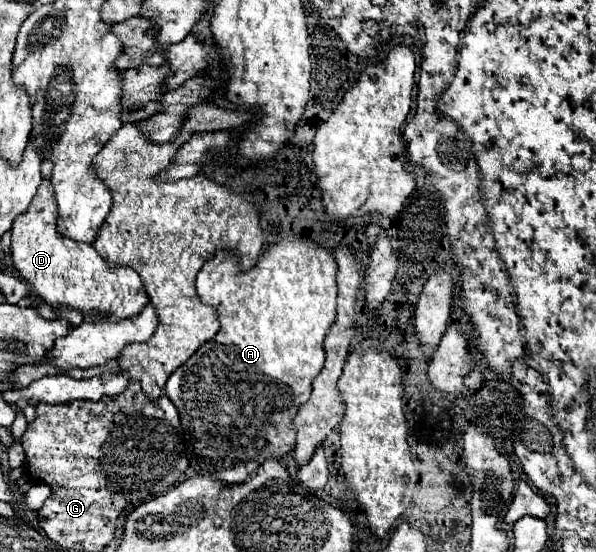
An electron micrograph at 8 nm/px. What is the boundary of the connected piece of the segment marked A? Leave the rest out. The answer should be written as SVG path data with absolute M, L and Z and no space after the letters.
M286 239L280 241L276 245L272 245L260 259L258 263L246 271L240 273L238 271L238 259L230 253L230 251L220 251L216 253L210 261L204 263L204 267L200 269L198 277L196 277L196 295L202 303L212 305L218 311L218 319L220 319L220 331L216 333L216 337L212 339L212 343L202 345L182 367L178 367L166 387L164 393L166 397L174 403L174 407L180 413L180 425L184 431L184 453L188 457L190 467L198 473L198 475L206 475L206 477L214 477L216 481L224 481L226 487L230 485L242 485L244 481L248 481L250 477L254 477L256 469L270 457L274 459L284 459L284 455L288 455L290 451L294 451L294 441L296 441L296 433L294 433L294 417L300 409L302 403L308 401L310 397L310 383L312 379L320 373L322 365L324 365L324 337L328 333L328 329L332 327L334 319L336 319L336 261L330 249L324 249L316 243L310 241L300 241L300 239Z

